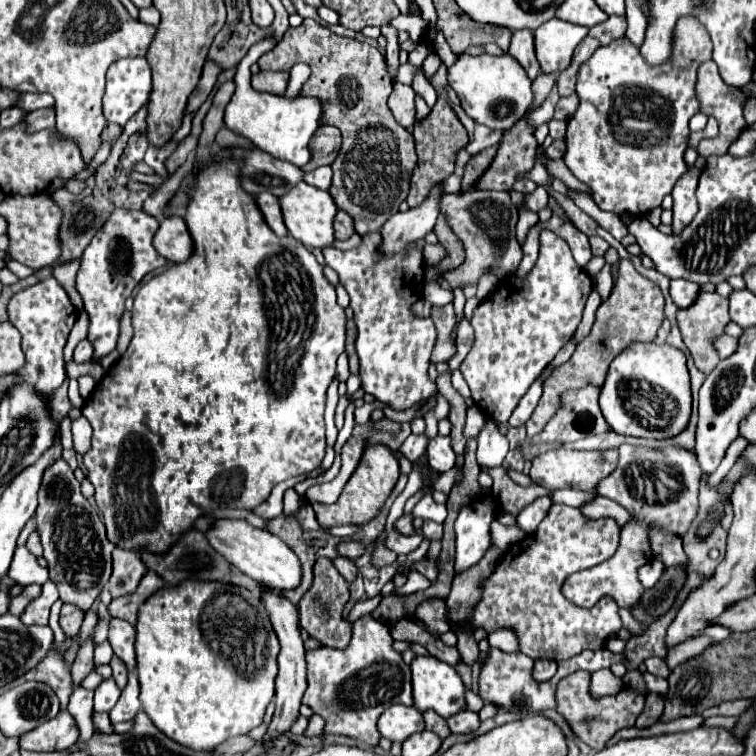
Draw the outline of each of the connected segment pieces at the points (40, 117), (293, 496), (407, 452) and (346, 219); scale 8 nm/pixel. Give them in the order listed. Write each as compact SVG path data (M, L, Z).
M47 107L47 109L37 109L37 111L31 111L27 117L25 117L29 129L55 129L55 109L53 107Z
M287 489L283 499L285 499L285 509L283 509L285 513L295 513L301 507L299 505L299 495L295 493L295 489Z
M411 433L411 435L405 439L405 443L401 445L399 451L401 451L409 461L415 461L417 457L421 457L421 455L425 453L427 445L429 445L429 437L427 437L425 433L421 433L421 435Z
M339 211L337 213L337 239L347 241L353 233L355 233L353 217L349 213L345 213L345 211Z

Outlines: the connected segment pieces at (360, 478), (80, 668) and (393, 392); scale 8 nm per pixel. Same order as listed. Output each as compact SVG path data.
M383 443L367 445L353 477L343 487L343 493L337 499L337 503L333 503L333 505L313 503L319 525L323 529L331 529L335 525L361 525L361 523L373 519L377 515L377 511L383 507L383 501L387 499L391 489L395 487L397 477L399 477L399 463L397 463L397 457L393 455L393 451Z
M91 635L91 637L87 637L87 641L81 643L81 647L77 651L77 659L71 667L73 687L77 687L83 681L83 677L93 671L93 649L95 649L95 641L93 641L93 635Z
M369 233L355 249L339 251L329 247L323 255L327 265L337 271L341 285L351 297L351 309L355 313L353 319L359 329L357 355L361 363L359 375L363 389L379 401L389 403L393 409L409 409L437 391L435 383L429 381L427 375L431 351L437 339L435 325L431 319L415 319L409 311L411 303L421 297L421 286L424 286L422 249L426 242L421 239L399 255L379 259L379 241L379 233Z

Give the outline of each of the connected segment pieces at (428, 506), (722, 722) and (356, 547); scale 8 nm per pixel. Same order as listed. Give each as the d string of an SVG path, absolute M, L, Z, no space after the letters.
M425 495L419 503L413 507L413 517L415 519L431 519L435 523L443 523L447 517L447 507L439 505L433 501L432 495Z
M709 717L705 719L703 727L725 727L731 729L737 723L737 717Z
M341 541L341 543L337 545L337 553L339 553L341 557L349 557L349 559L361 557L363 551L365 551L365 547L363 547L359 541Z

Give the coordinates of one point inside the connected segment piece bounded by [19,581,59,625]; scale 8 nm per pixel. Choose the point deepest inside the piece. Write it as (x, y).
(37, 612)

